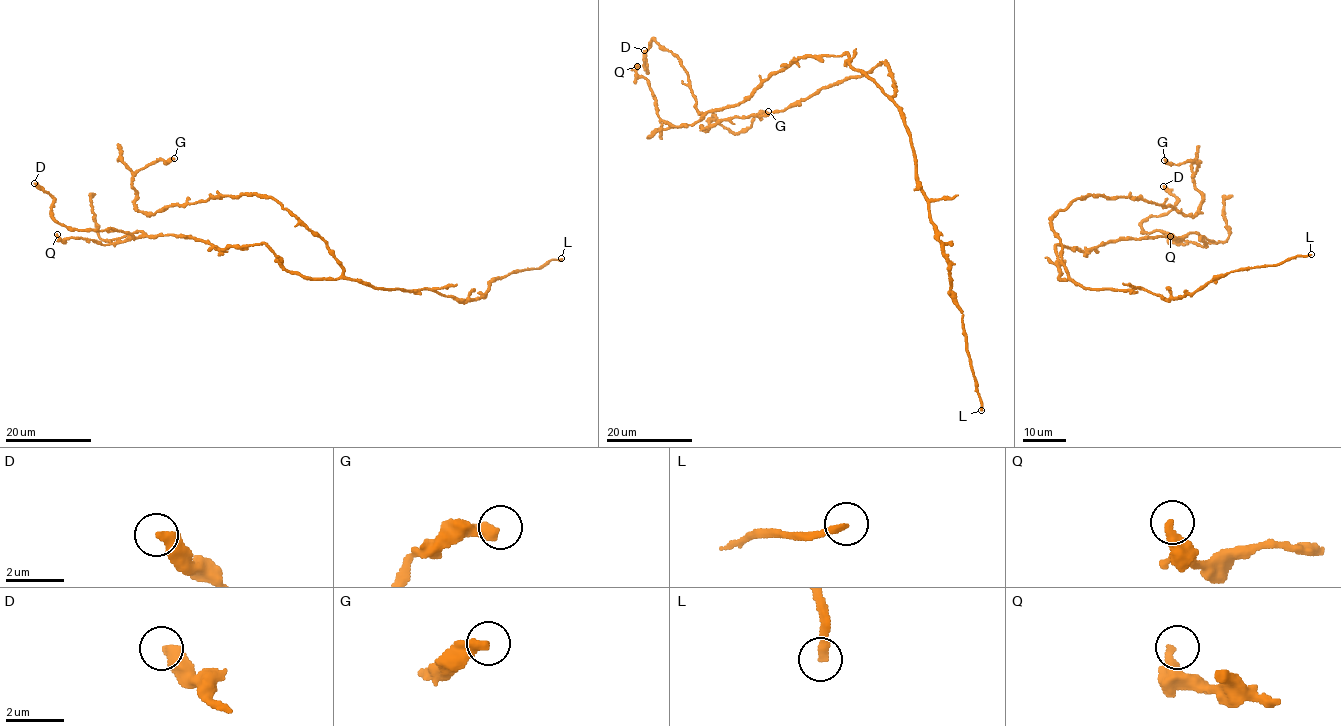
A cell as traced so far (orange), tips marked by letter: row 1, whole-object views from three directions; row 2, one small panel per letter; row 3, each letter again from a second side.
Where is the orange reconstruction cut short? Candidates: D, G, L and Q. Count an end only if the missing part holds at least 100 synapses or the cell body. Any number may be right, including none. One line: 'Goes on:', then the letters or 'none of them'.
Goes on: L

